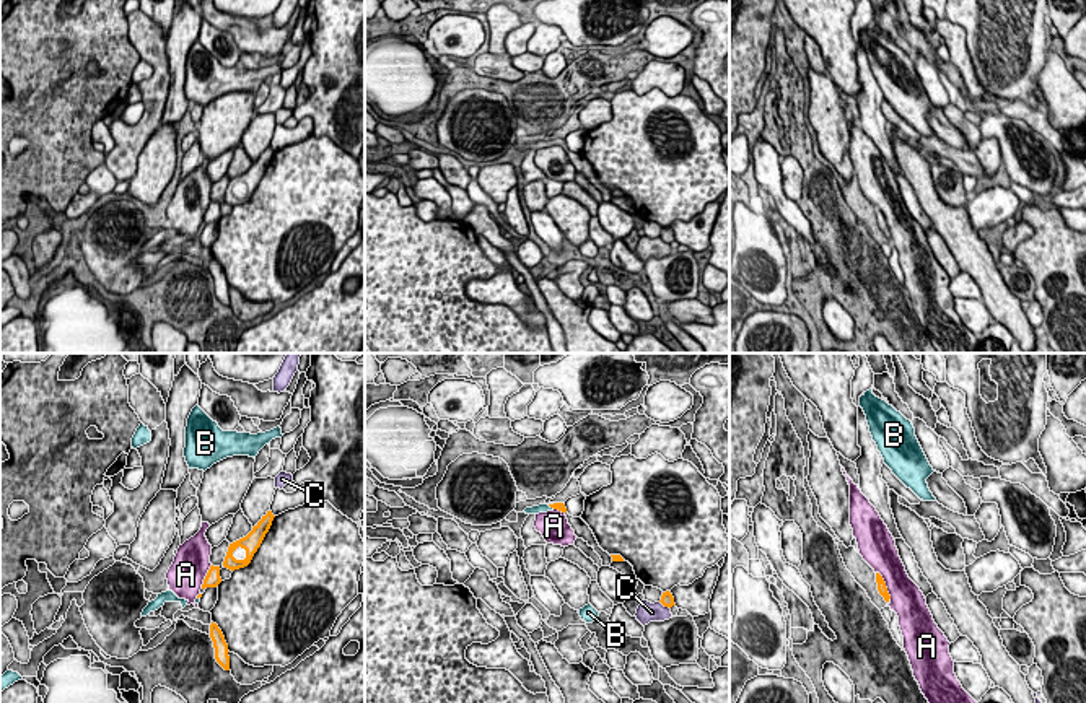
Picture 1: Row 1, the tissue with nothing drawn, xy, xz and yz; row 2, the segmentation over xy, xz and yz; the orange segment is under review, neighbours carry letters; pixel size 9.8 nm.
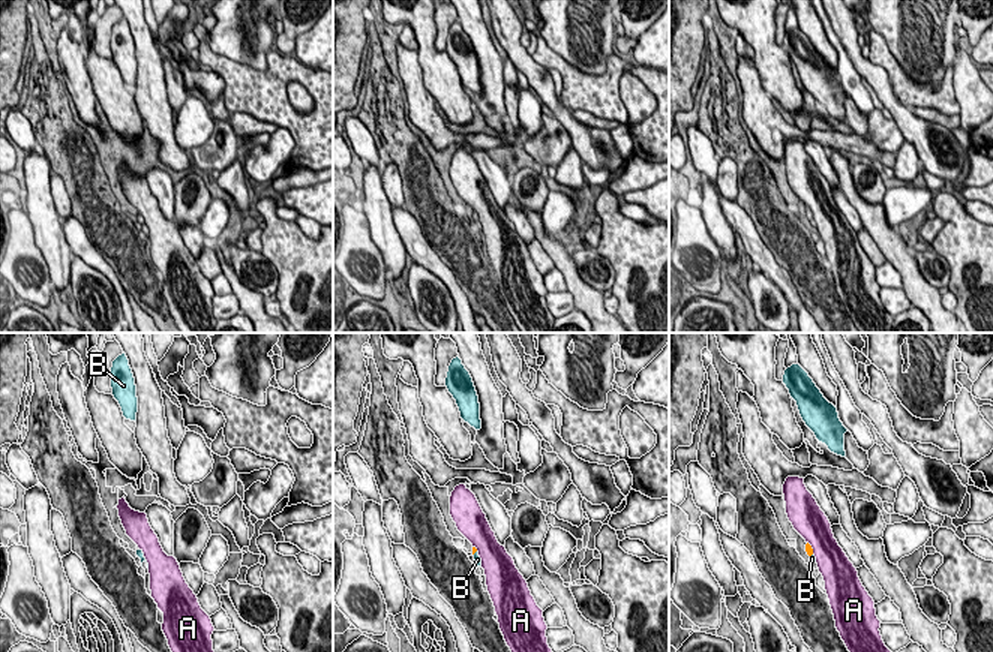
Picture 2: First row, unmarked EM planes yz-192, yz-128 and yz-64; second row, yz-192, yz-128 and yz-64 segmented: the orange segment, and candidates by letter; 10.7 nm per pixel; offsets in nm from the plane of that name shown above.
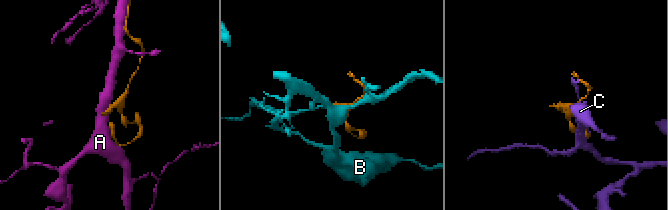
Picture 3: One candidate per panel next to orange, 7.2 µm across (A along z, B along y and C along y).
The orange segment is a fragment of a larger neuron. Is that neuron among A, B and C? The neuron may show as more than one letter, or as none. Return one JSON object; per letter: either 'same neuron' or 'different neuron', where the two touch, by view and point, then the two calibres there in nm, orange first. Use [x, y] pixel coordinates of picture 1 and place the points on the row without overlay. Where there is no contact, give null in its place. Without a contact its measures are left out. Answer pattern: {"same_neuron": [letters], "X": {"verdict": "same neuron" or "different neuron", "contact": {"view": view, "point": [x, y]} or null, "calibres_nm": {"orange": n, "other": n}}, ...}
{"same_neuron": ["B"], "A": {"verdict": "different neuron", "contact": {"view": "yz", "point": [884, 220]}, "calibres_nm": {"orange": 100, "other": 320}}, "B": {"verdict": "same neuron", "contact": {"view": "xz", "point": [551, 142]}, "calibres_nm": {"orange": 90, "other": 100}}, "C": {"verdict": "different neuron", "contact": {"view": "xz", "point": [665, 241]}, "calibres_nm": {"orange": 130, "other": 200}}}

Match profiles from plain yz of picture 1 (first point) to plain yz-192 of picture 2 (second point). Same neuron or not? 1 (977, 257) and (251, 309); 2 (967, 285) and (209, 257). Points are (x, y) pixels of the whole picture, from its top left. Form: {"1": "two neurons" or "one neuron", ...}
{"1": "one neuron", "2": "two neurons"}

